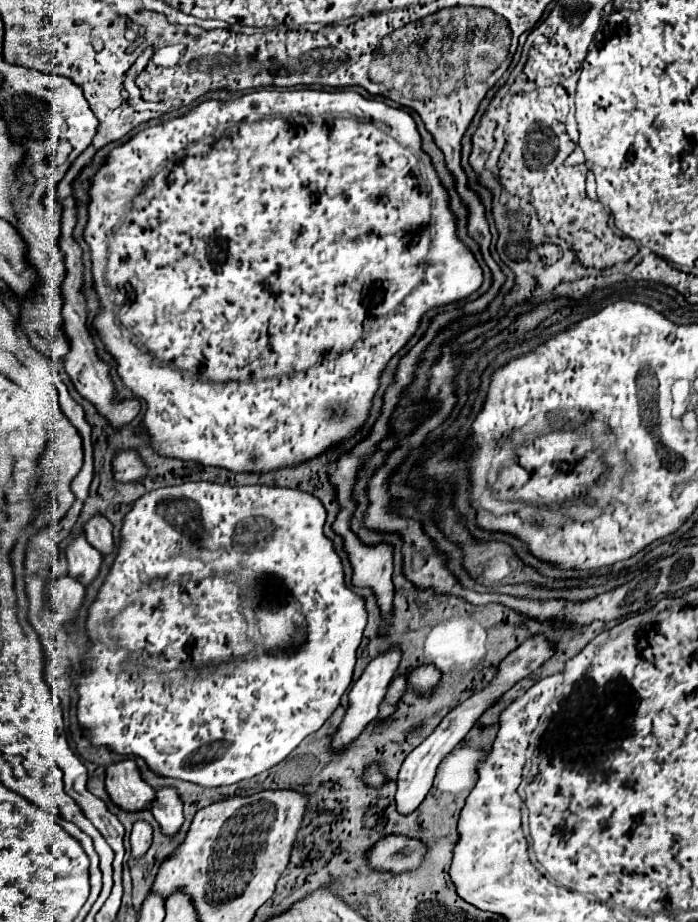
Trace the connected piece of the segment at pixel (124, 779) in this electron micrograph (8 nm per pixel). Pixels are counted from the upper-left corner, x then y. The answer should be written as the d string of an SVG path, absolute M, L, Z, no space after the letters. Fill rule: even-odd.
M133 759L107 767L105 789L111 801L125 813L141 813L155 801L155 791L141 779Z

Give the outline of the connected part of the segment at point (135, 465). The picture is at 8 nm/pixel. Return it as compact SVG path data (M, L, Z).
M119 451L113 461L113 467L115 467L115 479L119 481L137 481L147 473L135 451Z

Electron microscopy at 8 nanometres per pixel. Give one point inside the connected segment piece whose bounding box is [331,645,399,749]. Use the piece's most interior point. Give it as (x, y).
(364, 698)

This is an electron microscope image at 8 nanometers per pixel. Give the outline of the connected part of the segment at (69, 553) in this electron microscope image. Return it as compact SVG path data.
M79 533L65 547L65 557L69 563L69 575L79 579L83 585L89 585L99 573L101 553L87 541L85 533Z

